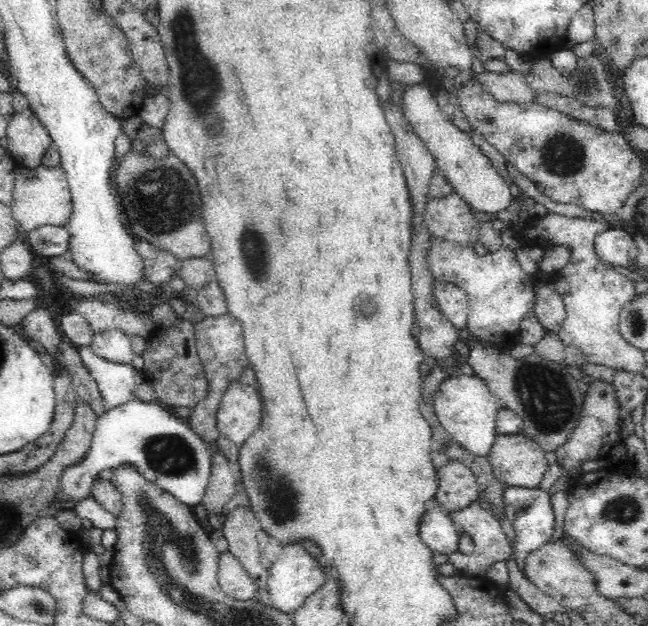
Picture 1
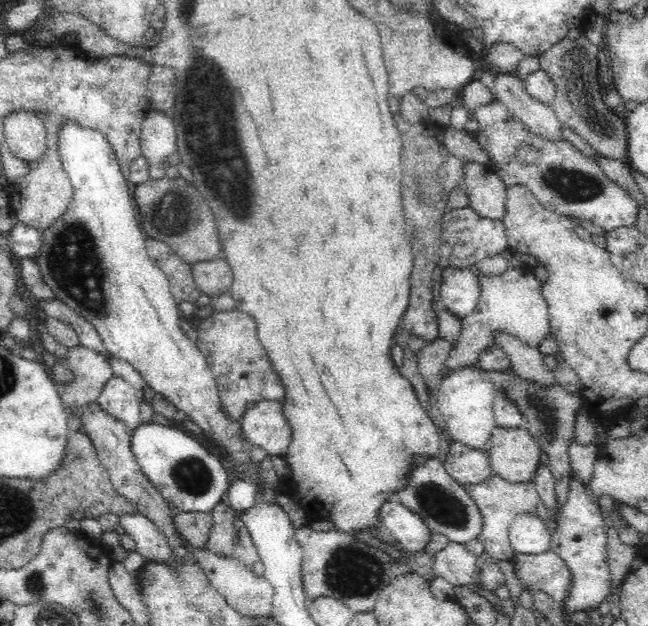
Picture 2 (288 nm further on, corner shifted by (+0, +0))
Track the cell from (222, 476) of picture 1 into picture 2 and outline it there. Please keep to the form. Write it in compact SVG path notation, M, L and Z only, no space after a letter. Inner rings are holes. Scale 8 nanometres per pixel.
M220 502L214 510L214 526L208 534L208 540L202 544L202 550L218 554L218 556L234 556L236 552L236 520L234 514L236 510L232 510L228 506L228 502Z

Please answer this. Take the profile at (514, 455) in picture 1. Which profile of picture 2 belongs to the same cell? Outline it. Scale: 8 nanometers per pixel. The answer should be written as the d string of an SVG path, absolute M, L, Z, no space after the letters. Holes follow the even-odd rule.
M526 424L520 428L496 428L486 450L492 474L514 484L532 480L542 456L542 448Z

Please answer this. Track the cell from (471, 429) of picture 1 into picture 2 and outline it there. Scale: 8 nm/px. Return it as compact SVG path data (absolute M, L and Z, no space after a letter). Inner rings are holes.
M464 366L460 370L452 370L442 382L436 392L436 408L440 412L440 420L448 434L452 434L454 442L460 442L474 450L486 450L490 444L490 438L498 426L496 412L494 412L494 400L496 400L498 388L484 376L484 372L478 366Z

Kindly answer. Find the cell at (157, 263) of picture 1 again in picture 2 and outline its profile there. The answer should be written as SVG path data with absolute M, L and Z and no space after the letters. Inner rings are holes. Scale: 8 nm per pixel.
M148 238L148 254L154 260L154 264L166 272L166 276L170 280L170 290L172 290L174 300L176 300L176 306L190 302L192 306L198 308L198 302L200 302L198 298L204 292L196 286L196 280L192 274L192 264L178 258L174 248L166 246L160 240L152 240L152 238Z

